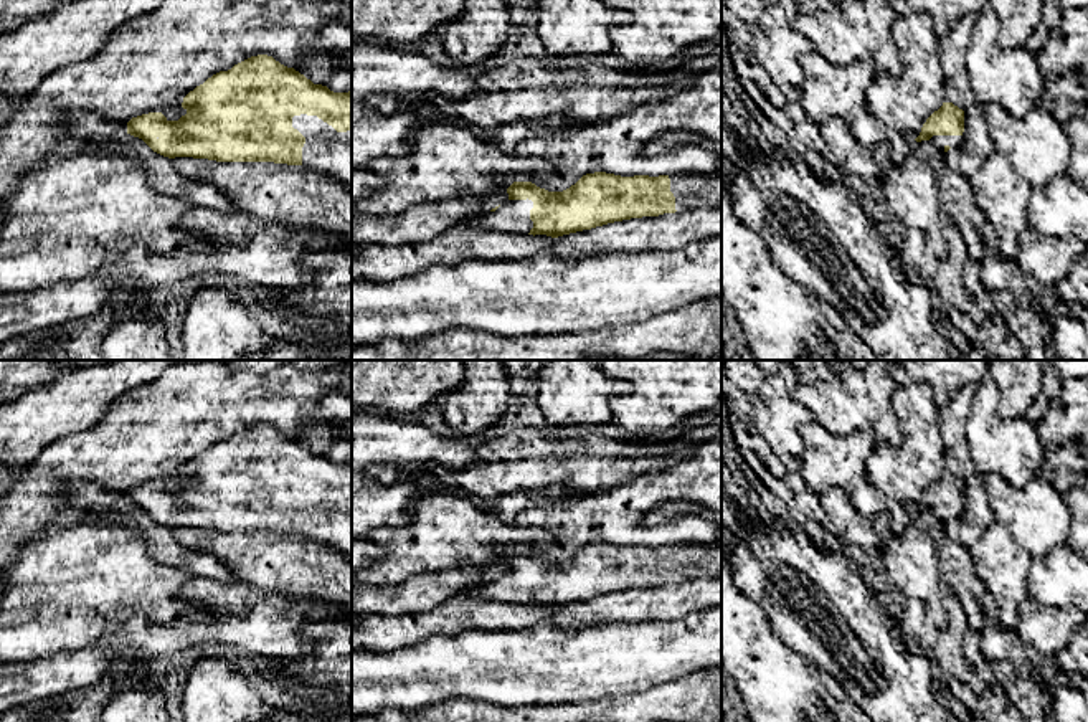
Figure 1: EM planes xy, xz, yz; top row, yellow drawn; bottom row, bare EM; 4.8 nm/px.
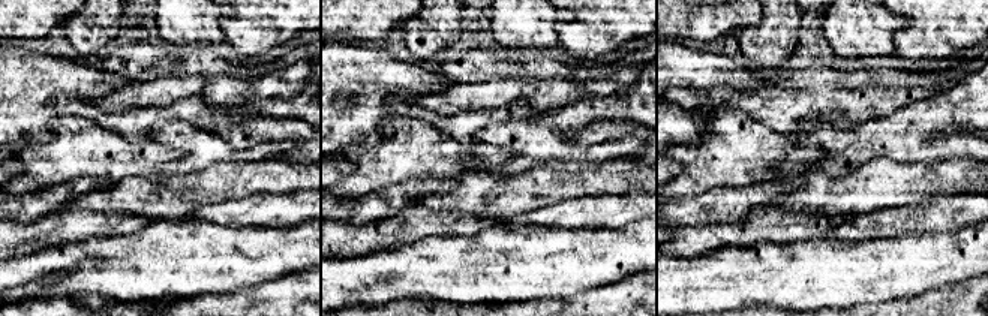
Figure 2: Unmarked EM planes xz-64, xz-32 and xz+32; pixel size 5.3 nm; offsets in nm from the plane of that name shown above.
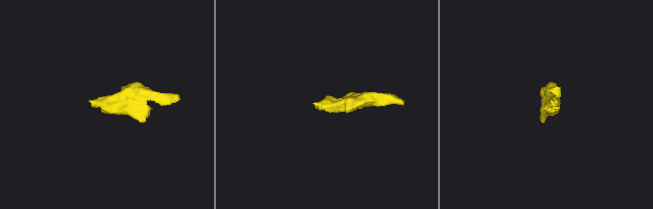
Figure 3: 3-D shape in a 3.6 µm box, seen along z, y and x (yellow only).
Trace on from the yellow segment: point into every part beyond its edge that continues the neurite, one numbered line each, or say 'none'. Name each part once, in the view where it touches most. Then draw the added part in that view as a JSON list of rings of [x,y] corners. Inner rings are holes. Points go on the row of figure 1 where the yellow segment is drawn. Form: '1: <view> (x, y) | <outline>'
1: xy (326, 151) | [[[294,116],[292,127],[304,137],[302,165],[352,192],[352,129],[337,132],[317,116]]]
2: xz (514, 215) | [[[507,200],[495,211],[469,218],[471,226],[484,230],[499,230],[507,233],[530,233],[533,221],[530,220],[532,200]]]

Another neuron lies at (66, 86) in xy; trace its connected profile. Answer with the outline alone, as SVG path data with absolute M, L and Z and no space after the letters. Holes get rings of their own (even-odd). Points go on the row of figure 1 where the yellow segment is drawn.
M163 0L158 10L147 13L114 31L109 43L94 58L71 63L48 74L36 91L17 104L15 116L0 127L0 205L17 190L21 177L38 162L88 154L86 142L63 132L63 119L74 112L91 111L127 134L132 117L162 112L167 121L187 114L183 97L220 71L258 55L272 56L292 68L312 51L352 51L352 0Z

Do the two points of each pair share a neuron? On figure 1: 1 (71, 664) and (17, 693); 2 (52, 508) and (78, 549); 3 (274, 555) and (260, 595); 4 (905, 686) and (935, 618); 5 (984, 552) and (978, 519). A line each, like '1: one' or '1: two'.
1: one
2: two
3: two
4: two
5: two

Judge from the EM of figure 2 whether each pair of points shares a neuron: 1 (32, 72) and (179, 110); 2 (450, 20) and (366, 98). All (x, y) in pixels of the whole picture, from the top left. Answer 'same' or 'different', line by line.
1: same
2: different

